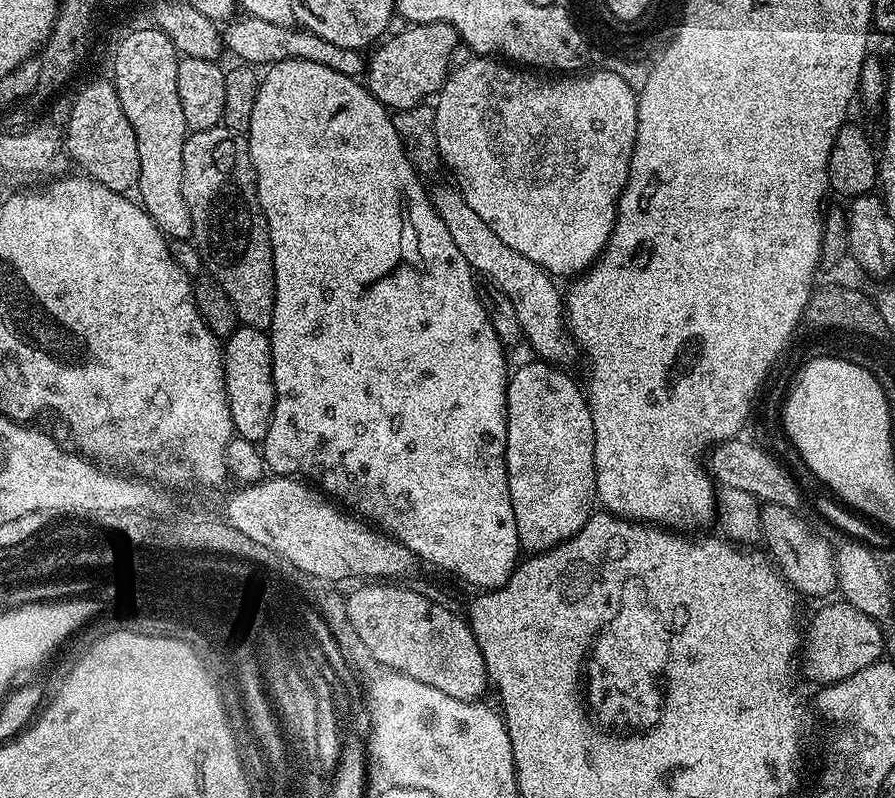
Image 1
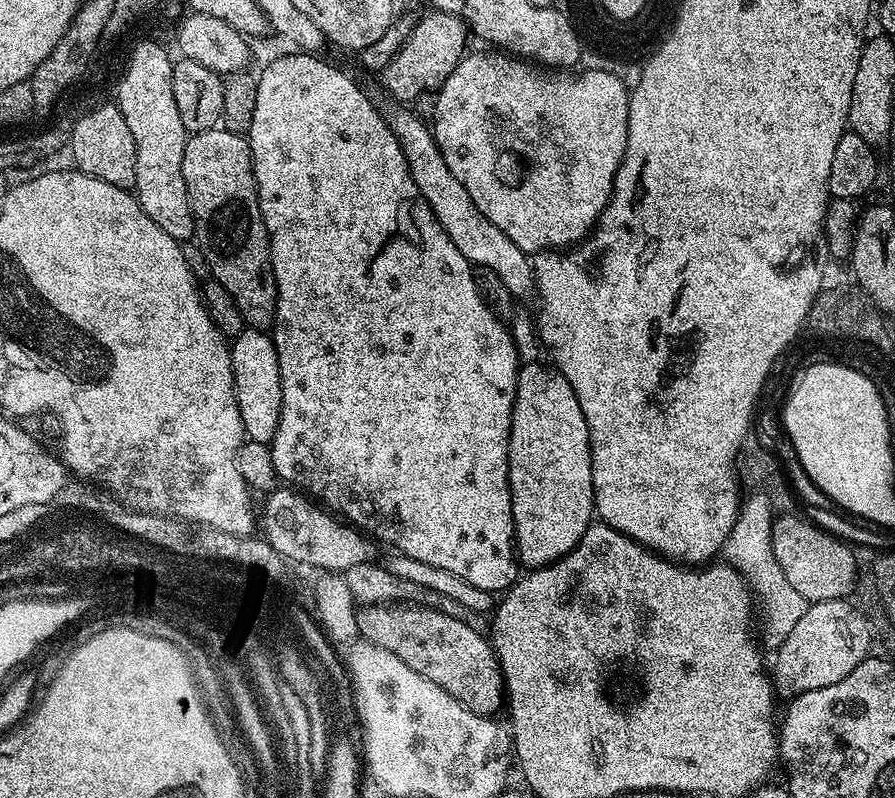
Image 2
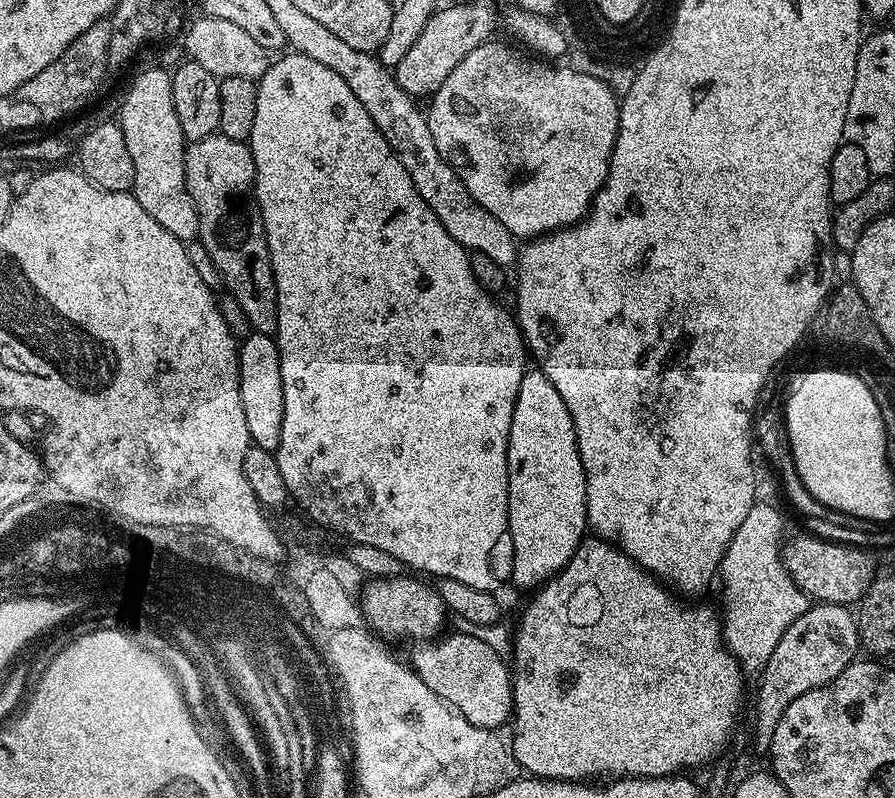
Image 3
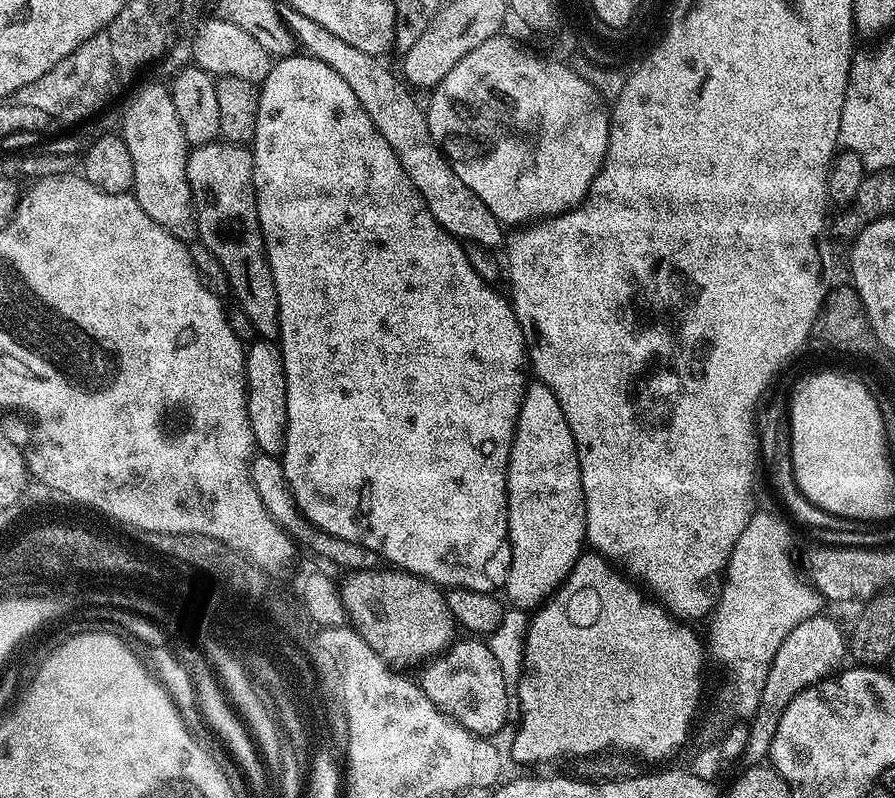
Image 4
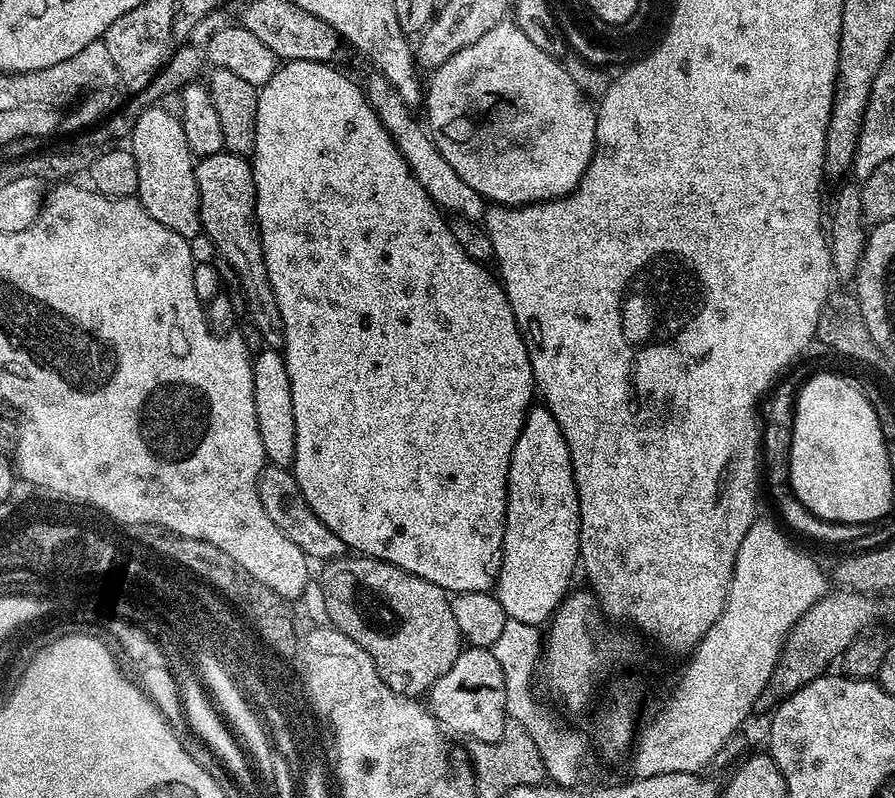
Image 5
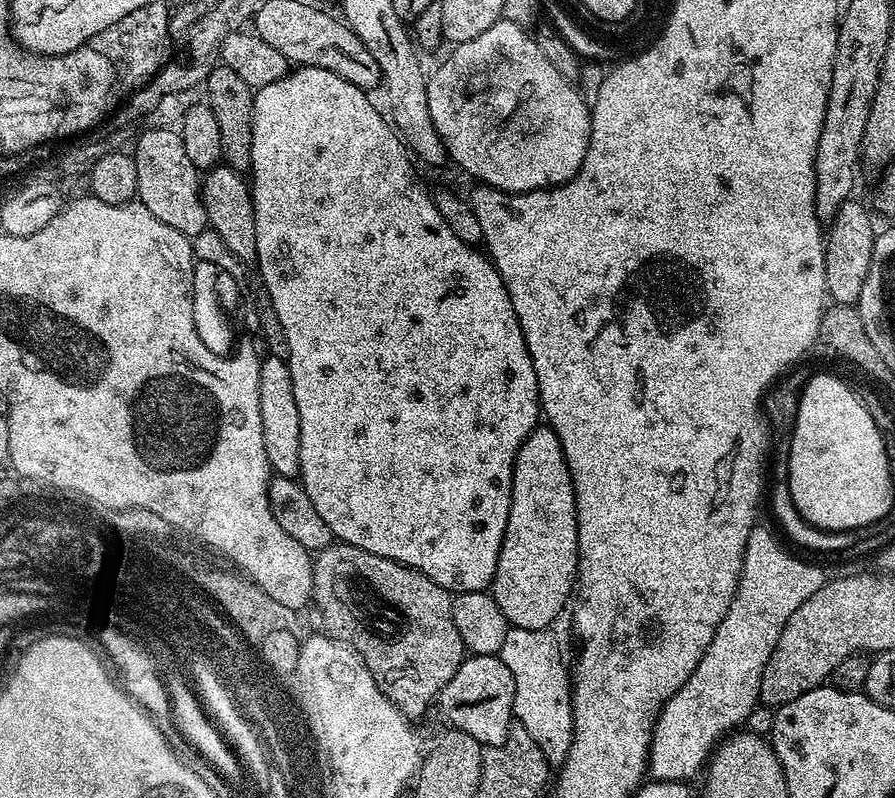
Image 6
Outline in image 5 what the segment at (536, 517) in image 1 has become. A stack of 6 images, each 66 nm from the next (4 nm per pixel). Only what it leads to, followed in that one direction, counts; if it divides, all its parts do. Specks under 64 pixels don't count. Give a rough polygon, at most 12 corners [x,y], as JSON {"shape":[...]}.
{"shape":[[552,411],[508,467],[494,595],[547,625],[573,587],[580,499]]}

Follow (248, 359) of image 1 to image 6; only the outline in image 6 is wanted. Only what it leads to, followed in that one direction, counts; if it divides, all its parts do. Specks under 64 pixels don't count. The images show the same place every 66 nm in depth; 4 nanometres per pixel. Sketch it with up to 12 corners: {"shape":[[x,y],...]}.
{"shape":[[287,359],[260,361],[266,458],[299,477],[302,418]]}

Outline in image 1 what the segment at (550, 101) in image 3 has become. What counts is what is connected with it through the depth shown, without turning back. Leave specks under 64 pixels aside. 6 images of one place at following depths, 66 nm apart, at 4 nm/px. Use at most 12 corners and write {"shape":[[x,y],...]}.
{"shape":[[496,58],[434,100],[466,206],[556,278],[608,245],[638,134],[609,74]]}

